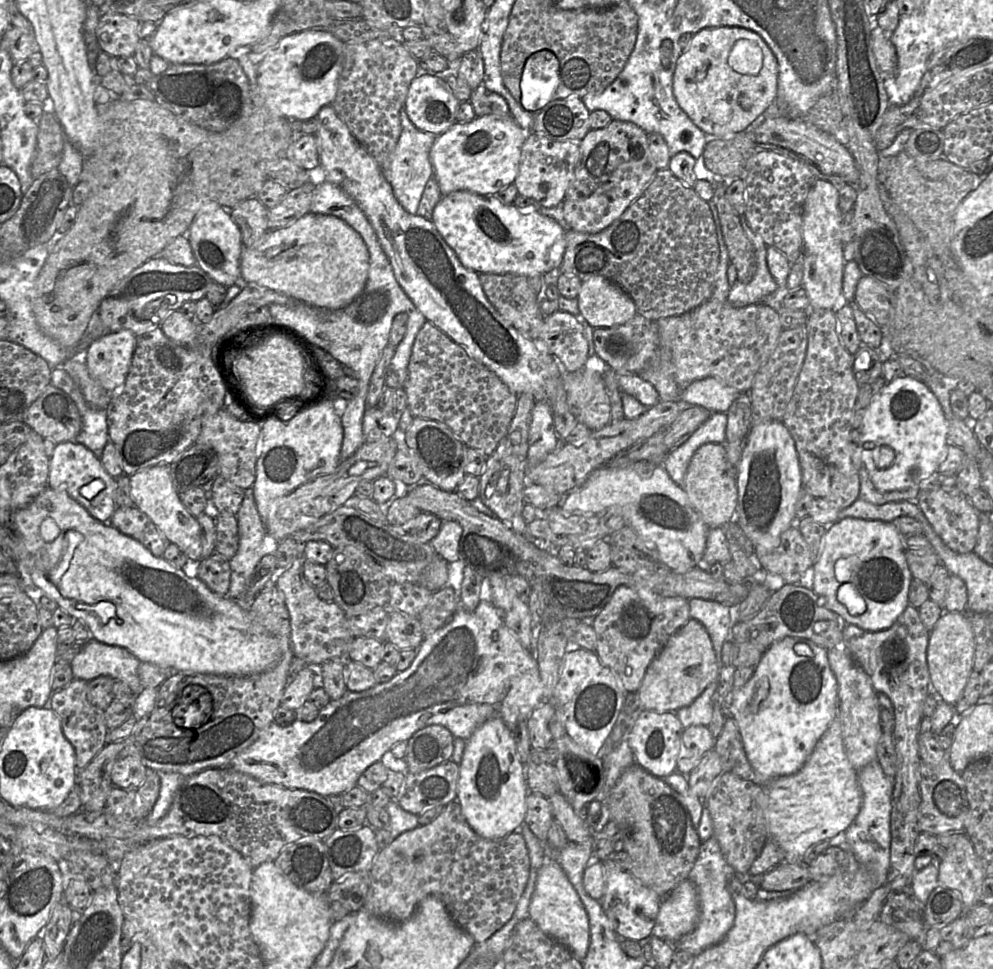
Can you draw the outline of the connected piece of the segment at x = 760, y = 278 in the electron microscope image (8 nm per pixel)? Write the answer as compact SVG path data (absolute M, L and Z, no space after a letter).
M744 215L740 216L740 224L755 249L757 270L749 282L736 281L731 287L728 302L734 307L765 301L772 298L779 289L767 265L767 245L762 237L752 230Z

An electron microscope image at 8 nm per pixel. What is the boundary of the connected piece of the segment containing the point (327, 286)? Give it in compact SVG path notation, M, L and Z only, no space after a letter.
M309 212L286 227L270 230L253 246L242 246L240 270L247 285L271 289L294 301L340 310L363 291L369 252L359 233L344 220Z

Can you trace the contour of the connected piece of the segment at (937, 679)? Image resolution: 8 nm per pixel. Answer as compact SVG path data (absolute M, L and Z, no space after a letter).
M944 611L930 632L927 648L927 664L931 688L938 694L938 700L955 706L967 681L973 672L975 636L967 613Z

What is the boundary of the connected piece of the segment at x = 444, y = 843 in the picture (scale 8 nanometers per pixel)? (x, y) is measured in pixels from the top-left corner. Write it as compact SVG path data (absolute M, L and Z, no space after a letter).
M453 801L431 823L402 833L378 852L370 870L364 908L381 919L401 922L414 914L426 896L435 895L443 902L453 921L471 934L475 943L481 943L512 917L526 888L529 873L530 858L521 832L513 832L498 840L484 839L467 823L459 801Z

